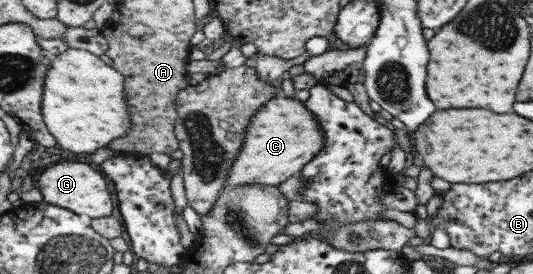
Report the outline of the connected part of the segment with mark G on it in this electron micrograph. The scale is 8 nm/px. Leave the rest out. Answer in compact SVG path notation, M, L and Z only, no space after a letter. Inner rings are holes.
M81 162L57 163L39 176L38 185L41 200L75 214L86 214L92 219L111 216L113 212L113 198L107 188L107 180L94 166L81 164Z

